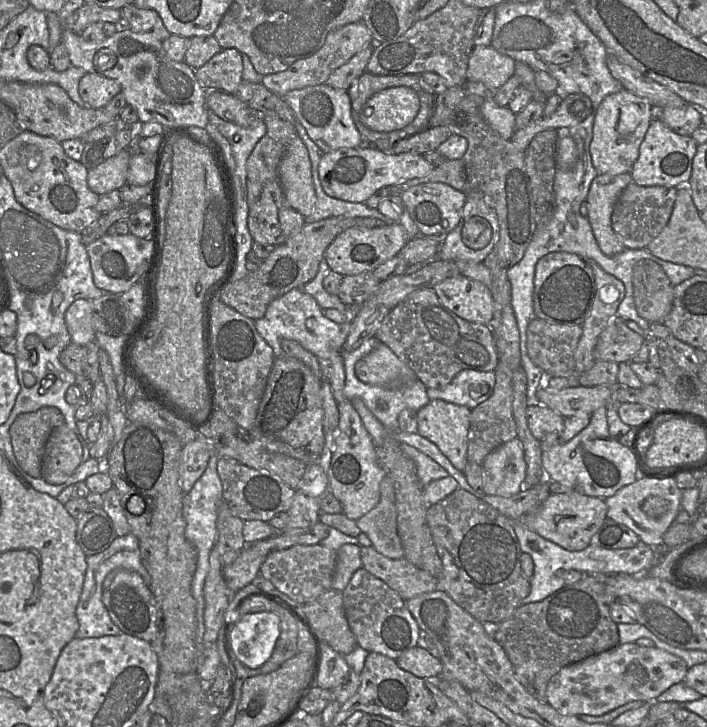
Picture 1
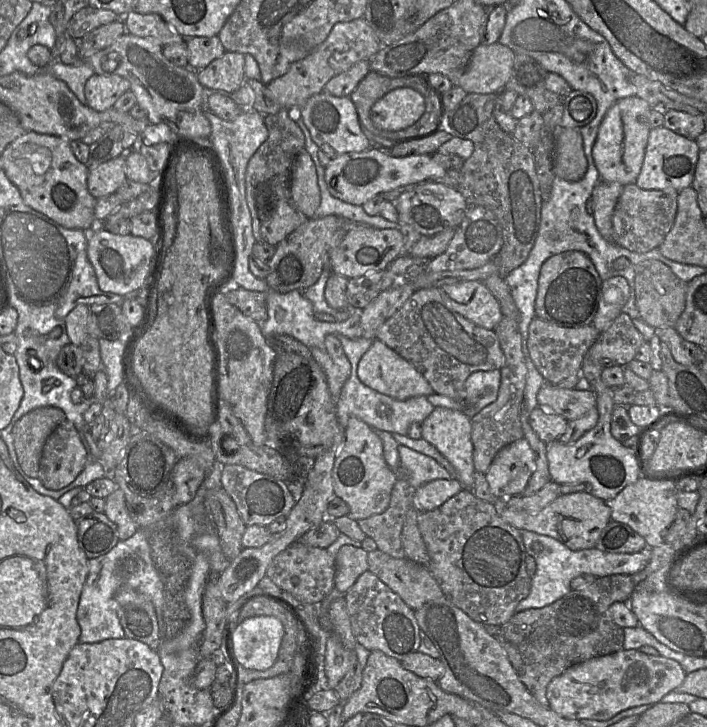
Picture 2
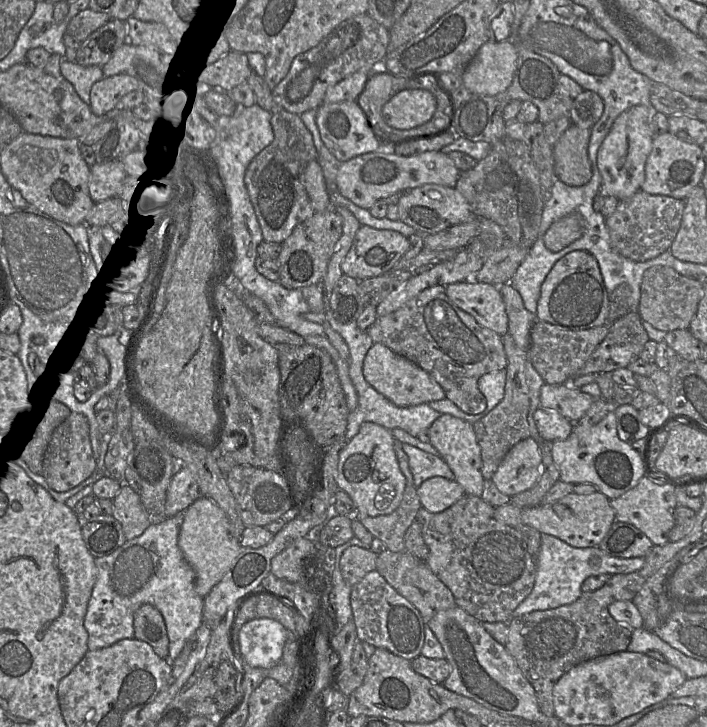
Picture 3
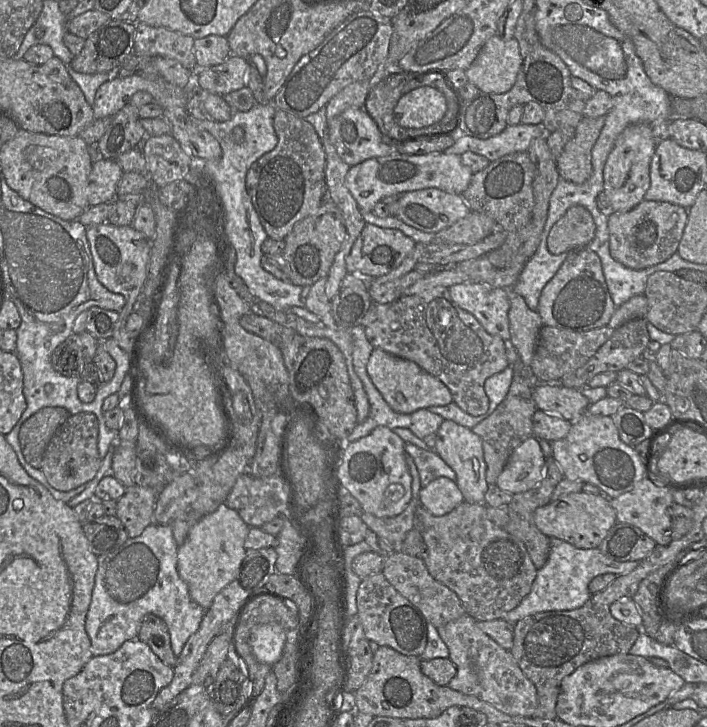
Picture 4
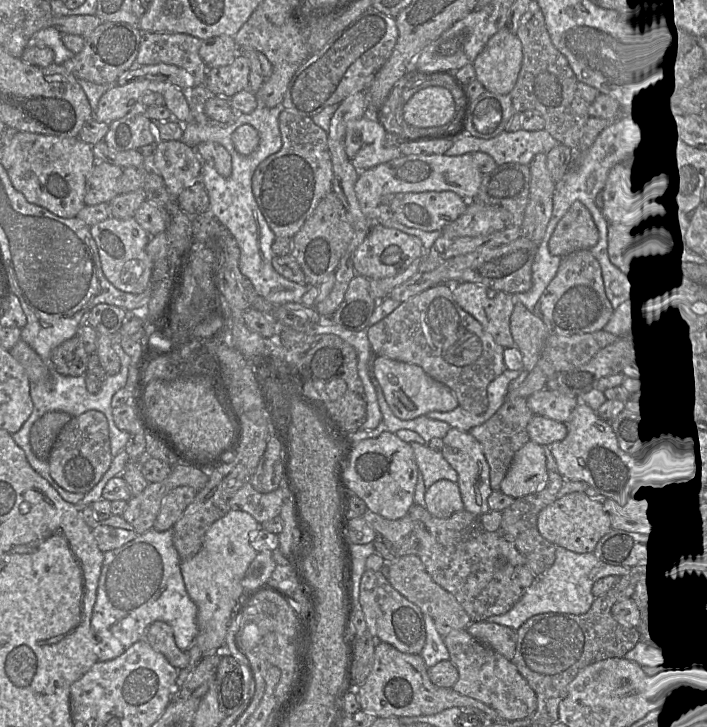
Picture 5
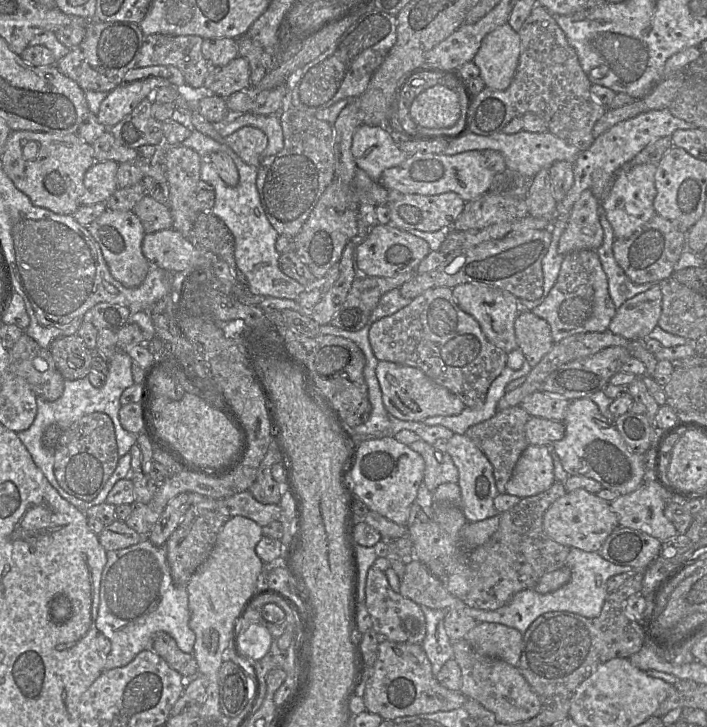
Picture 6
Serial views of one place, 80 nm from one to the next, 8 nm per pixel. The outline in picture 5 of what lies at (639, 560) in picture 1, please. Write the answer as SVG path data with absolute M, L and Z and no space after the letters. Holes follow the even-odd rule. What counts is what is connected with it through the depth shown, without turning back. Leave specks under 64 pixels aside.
M556 546L556 559L553 565L536 577L532 585L508 612L486 620L517 630L529 618L543 612L586 613L596 599L593 594L593 585L597 580L610 575L627 575L637 565L609 564L598 559L594 551L578 553Z

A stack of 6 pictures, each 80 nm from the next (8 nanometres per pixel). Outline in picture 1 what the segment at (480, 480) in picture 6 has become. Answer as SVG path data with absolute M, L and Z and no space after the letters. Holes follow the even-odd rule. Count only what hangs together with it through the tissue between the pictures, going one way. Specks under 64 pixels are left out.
M430 400L417 413L417 433L434 443L451 464L463 472L467 458L472 410L466 406Z

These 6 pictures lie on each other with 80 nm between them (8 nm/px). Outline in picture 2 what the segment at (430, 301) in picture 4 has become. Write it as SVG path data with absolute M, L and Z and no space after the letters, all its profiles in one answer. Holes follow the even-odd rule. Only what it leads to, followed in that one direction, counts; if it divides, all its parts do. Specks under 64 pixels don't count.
M437 287L414 292L403 306L378 328L375 338L409 361L429 382L435 394L456 401L465 400L465 382L472 373L500 370L505 363L505 356L495 331L478 326L456 312L444 300L440 288Z

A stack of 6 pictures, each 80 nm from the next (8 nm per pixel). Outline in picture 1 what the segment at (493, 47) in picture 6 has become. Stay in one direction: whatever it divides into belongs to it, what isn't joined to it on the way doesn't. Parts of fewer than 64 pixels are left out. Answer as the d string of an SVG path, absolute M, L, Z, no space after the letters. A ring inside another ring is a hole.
M475 46L468 60L466 80L482 82L491 91L498 90L508 79L514 75L516 61L489 46Z

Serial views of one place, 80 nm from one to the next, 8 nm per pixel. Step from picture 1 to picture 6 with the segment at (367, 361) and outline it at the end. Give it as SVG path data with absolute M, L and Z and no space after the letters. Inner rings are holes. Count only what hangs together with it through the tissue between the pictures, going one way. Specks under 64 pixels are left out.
M379 361L376 376L386 410L400 420L424 421L432 416L458 415L467 407L456 394L434 382L419 368Z

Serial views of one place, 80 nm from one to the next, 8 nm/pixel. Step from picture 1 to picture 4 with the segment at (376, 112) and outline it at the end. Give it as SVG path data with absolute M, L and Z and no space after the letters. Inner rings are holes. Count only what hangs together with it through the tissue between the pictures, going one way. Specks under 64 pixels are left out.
M424 86L405 93L394 108L394 121L402 128L423 128L441 121L448 113L443 91Z

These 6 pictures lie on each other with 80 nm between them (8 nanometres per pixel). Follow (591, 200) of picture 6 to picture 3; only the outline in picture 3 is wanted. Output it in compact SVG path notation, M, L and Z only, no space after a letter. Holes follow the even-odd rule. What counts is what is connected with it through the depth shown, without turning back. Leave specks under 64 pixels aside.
M579 212L570 213L554 222L546 231L544 243L547 249L558 252L582 237L586 221Z

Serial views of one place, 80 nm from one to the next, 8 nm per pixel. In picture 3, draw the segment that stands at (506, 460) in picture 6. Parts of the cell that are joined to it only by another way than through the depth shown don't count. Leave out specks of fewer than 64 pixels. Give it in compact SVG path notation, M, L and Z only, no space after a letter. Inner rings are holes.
M509 333L502 335L502 341L507 357L504 397L491 411L473 424L481 450L481 472L483 478L489 480L492 479L509 450L520 441L531 436L528 423L530 396L526 379L528 353L517 346Z

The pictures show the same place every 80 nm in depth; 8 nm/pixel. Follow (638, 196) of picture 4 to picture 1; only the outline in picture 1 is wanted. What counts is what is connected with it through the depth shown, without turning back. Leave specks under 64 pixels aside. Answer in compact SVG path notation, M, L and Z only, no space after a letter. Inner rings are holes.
M625 88L606 96L595 111L590 154L598 174L630 173L639 155L640 145L651 123L652 105Z

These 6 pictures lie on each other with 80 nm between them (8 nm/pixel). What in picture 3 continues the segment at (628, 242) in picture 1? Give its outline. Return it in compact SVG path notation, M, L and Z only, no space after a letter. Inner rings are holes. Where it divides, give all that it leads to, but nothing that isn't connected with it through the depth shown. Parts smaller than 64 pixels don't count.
M642 190L620 200L615 211L606 218L613 249L635 262L645 262L669 251L681 225L684 202L669 196L648 194Z

